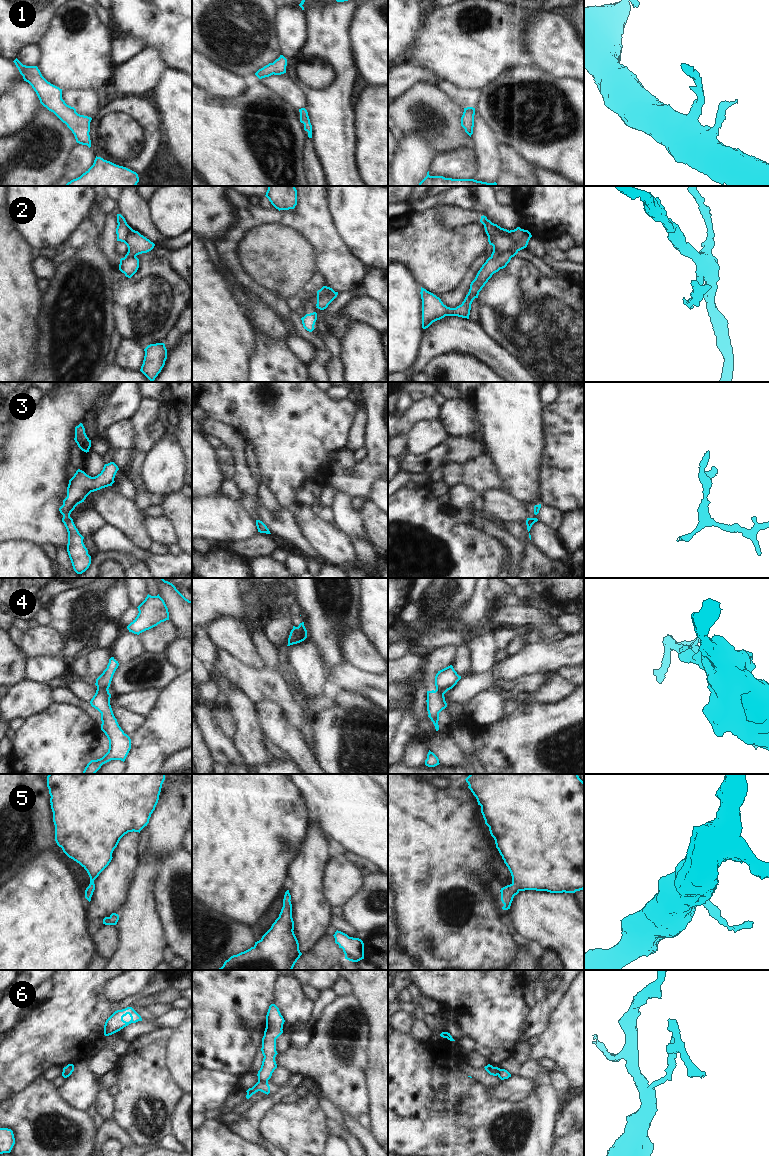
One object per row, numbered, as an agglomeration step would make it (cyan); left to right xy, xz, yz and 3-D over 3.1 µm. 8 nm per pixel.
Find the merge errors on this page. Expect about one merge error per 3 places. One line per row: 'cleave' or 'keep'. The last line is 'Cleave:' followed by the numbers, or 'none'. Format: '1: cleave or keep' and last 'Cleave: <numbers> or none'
1: keep
2: cleave
3: keep
4: cleave
5: keep
6: cleave
Cleave: 2, 4, 6

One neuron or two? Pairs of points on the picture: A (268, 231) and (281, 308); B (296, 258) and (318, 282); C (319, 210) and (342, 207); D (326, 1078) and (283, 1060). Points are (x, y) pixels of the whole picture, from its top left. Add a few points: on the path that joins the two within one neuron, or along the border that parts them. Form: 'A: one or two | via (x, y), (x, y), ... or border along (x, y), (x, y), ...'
A: two | border along (259, 284), (286, 301)
B: two | border along (316, 272), (308, 281)
C: two | border along (326, 199), (326, 205), (336, 231)
D: one | via (315, 1067), (309, 1061), (294, 1061)

